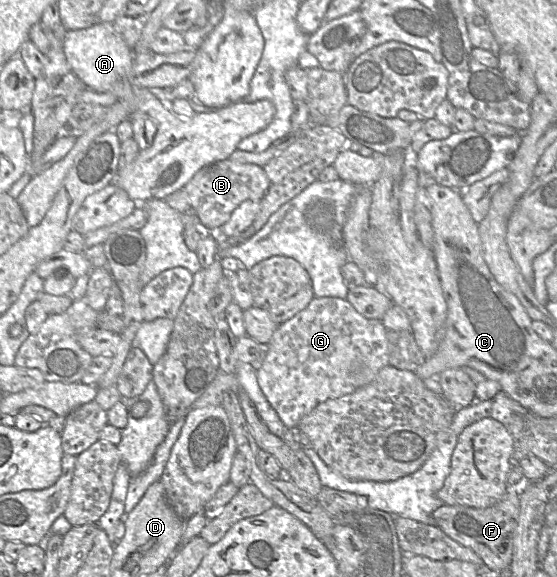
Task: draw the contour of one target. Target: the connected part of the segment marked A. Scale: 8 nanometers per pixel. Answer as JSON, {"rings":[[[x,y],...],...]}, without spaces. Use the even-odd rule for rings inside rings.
{"rings":[[[96,22],[85,29],[67,30],[63,38],[63,50],[70,64],[71,72],[85,84],[86,89],[111,93],[117,97],[118,101],[127,103],[133,112],[141,111],[148,114],[156,124],[156,134],[152,145],[140,151],[129,165],[123,169],[118,169],[112,181],[139,204],[149,199],[164,200],[169,194],[183,189],[196,172],[215,162],[228,159],[243,138],[263,130],[275,115],[274,104],[263,99],[252,103],[235,102],[210,112],[194,113],[191,118],[178,117],[170,110],[165,98],[163,98],[167,91],[152,91],[145,87],[136,86],[131,82],[133,50],[114,29],[113,23],[110,22]]]}

